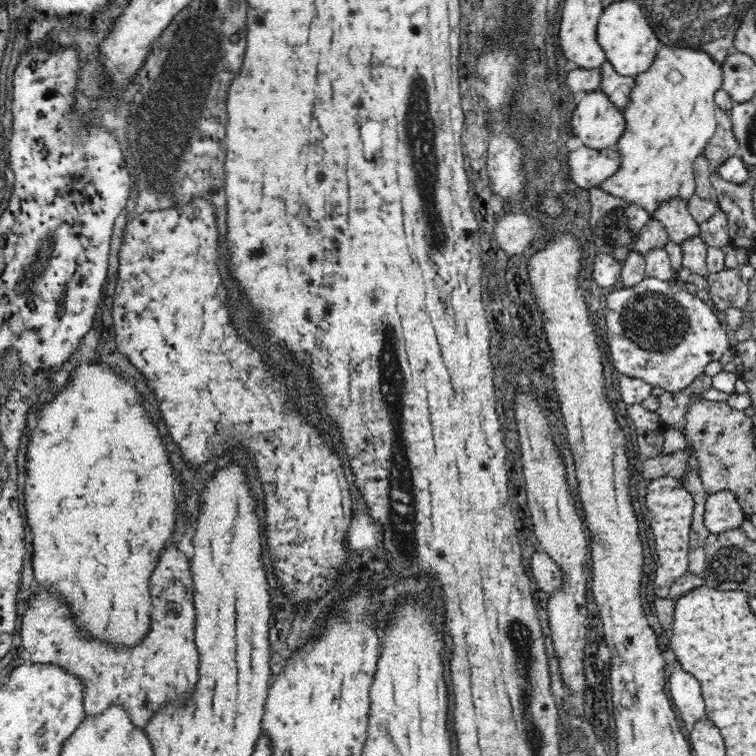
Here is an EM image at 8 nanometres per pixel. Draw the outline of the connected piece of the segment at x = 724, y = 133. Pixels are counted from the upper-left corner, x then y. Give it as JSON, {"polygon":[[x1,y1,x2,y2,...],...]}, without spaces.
{"polygon":[[716,108,715,116,717,119,716,129,710,137,710,142,704,148,704,157,708,159,708,164,712,168,718,168,720,164,726,162,730,158,737,157,739,143,733,133,733,127,729,113]]}

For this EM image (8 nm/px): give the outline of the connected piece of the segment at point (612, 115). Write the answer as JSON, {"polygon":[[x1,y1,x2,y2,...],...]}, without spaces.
{"polygon":[[597,90,587,93,577,104,570,124,572,132,584,146,602,151,616,147,618,139,624,134,626,119,624,119,624,110,614,107,614,103,610,102,610,99,602,94,602,91]]}

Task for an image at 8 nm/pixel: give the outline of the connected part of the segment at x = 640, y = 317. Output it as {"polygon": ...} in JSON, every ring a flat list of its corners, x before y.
{"polygon":[[646,276,630,288,607,292,605,297,604,320,610,360,620,375,641,378,654,388,664,388,667,392,676,393,689,387,697,376,704,373,710,362,719,361,729,349,728,340,731,337,726,335,726,323,721,314,711,303,688,293,677,280,664,281]]}

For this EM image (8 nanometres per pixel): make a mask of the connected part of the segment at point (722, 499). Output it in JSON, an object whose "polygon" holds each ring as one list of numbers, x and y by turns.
{"polygon":[[722,490,708,494,703,514,703,523,710,534,722,534,732,528,741,528,746,514,733,492]]}

